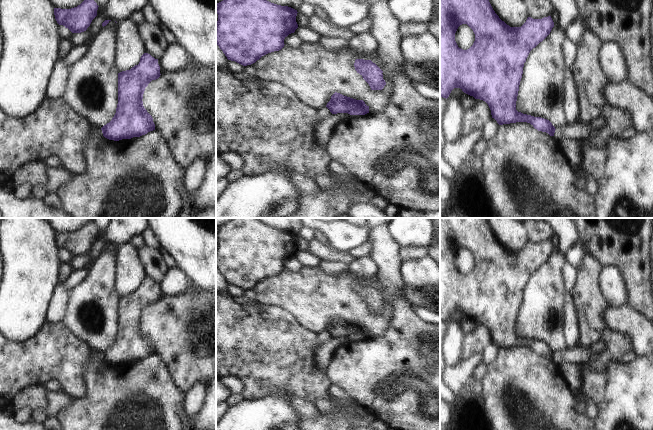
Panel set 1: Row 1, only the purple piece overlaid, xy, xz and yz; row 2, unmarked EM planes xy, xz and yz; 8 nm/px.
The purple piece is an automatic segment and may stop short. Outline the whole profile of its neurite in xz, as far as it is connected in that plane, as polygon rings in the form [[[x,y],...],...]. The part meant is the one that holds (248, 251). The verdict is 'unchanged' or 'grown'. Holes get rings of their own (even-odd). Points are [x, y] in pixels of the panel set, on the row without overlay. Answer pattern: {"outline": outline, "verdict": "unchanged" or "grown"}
{"outline": [[[231,218],[217,227],[216,268],[228,284],[235,285],[243,290],[251,289],[262,280],[279,275],[284,271],[284,263],[298,252],[297,237],[297,234],[291,231],[271,227],[257,218]]], "verdict": "unchanged"}

